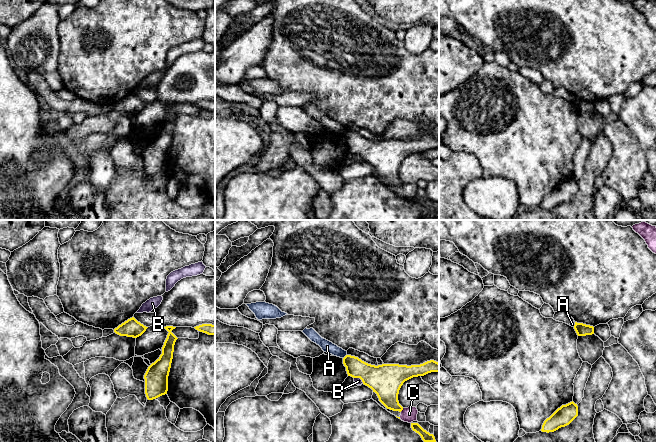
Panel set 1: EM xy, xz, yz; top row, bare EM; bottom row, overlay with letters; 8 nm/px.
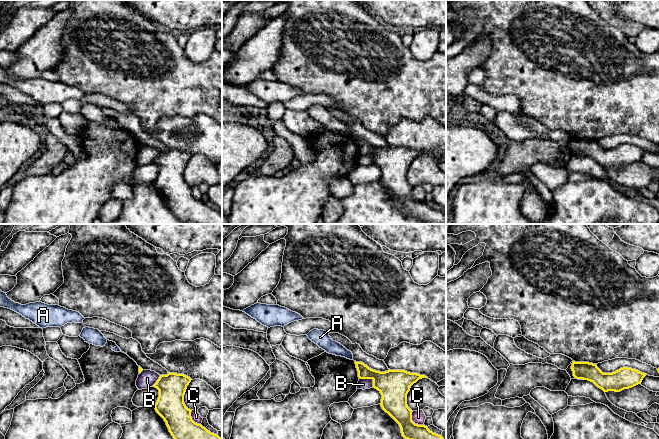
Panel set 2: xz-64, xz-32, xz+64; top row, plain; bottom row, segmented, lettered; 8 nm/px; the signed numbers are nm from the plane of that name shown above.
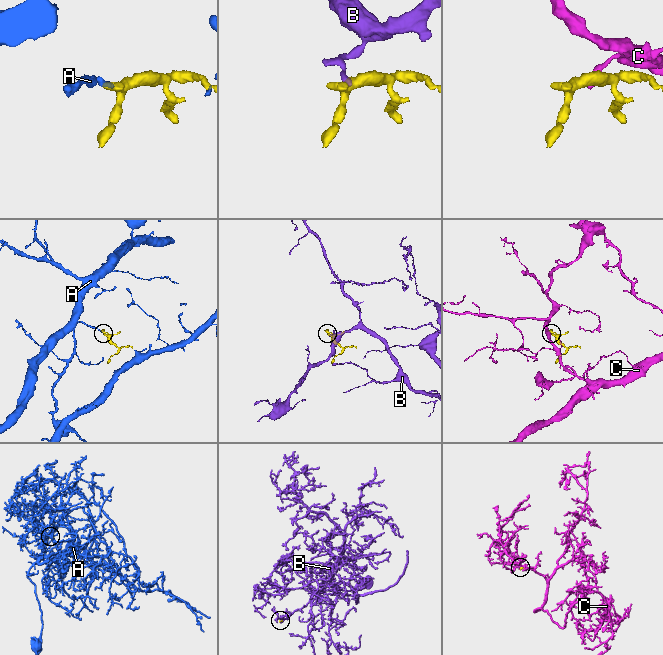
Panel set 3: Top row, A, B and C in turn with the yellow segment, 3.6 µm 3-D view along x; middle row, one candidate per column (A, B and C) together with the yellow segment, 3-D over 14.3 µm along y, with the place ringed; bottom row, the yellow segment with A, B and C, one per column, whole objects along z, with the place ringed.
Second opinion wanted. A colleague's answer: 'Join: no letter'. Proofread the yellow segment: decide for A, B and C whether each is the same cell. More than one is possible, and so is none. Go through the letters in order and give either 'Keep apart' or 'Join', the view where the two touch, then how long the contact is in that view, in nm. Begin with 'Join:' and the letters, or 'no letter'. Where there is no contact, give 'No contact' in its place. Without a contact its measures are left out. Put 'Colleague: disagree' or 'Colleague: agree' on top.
Colleague: agree
Join: no letter
A: Keep apart. Touches yellow in xz. Shared border 50 nm
B: Keep apart. Touches yellow in xz. Shared border 90 nm
C: Keep apart. Touches yellow in xz. Shared border 40 nm

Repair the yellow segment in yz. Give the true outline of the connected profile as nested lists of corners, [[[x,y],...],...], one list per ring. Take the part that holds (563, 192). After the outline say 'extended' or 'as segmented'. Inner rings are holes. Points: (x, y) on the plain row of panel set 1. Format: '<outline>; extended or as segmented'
[[[573,177],[562,181],[542,201],[542,208],[554,208],[569,201],[578,192],[578,182]]]; as segmented

